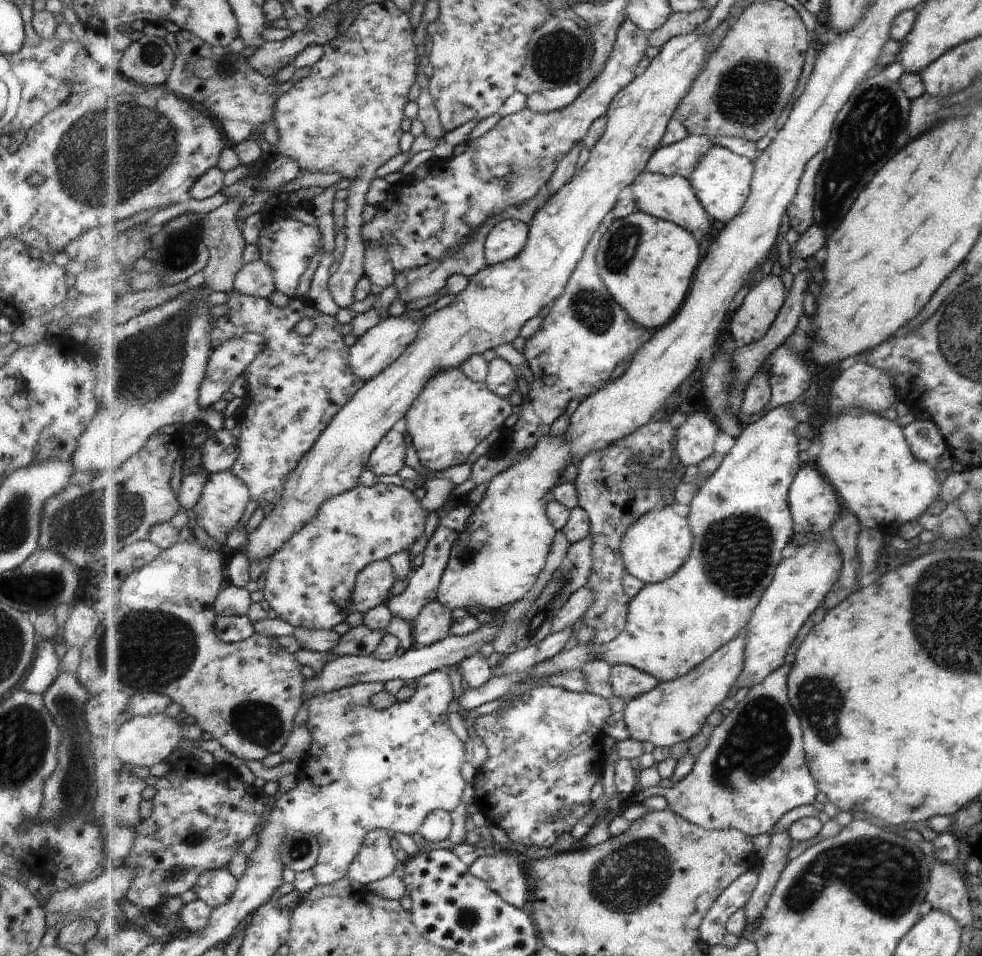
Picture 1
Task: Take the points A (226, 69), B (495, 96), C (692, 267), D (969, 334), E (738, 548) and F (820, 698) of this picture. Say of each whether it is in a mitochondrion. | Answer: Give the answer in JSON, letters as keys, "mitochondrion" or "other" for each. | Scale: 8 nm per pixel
{"A":"mitochondrion","B":"other","C":"other","D":"mitochondrion","E":"mitochondrion","F":"mitochondrion"}

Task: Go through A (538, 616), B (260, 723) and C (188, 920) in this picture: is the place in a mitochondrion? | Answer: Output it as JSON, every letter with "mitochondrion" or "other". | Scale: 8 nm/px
{"A":"mitochondrion","B":"mitochondrion","C":"other"}

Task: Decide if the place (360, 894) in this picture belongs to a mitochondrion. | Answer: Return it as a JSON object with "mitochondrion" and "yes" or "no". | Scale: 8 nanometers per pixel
{"mitochondrion":"no"}

